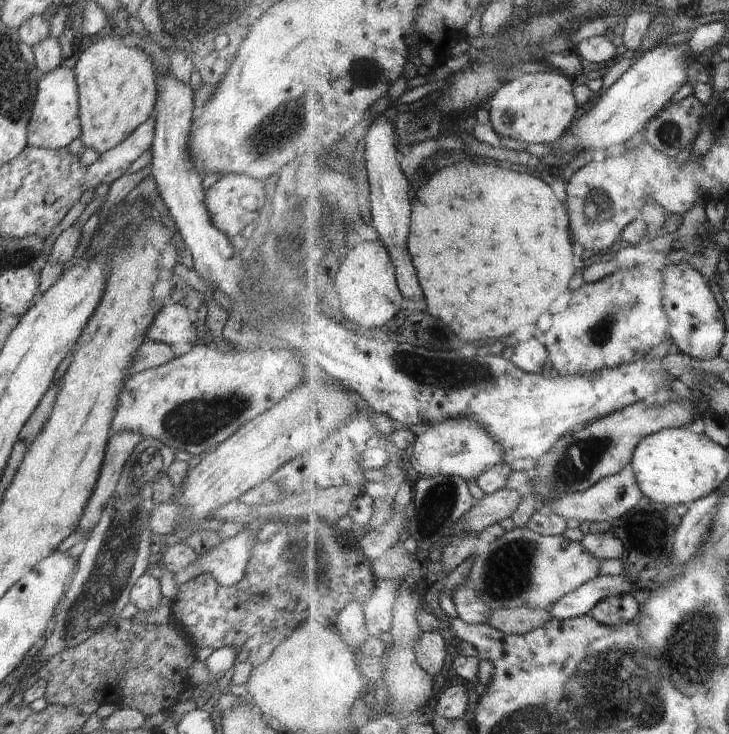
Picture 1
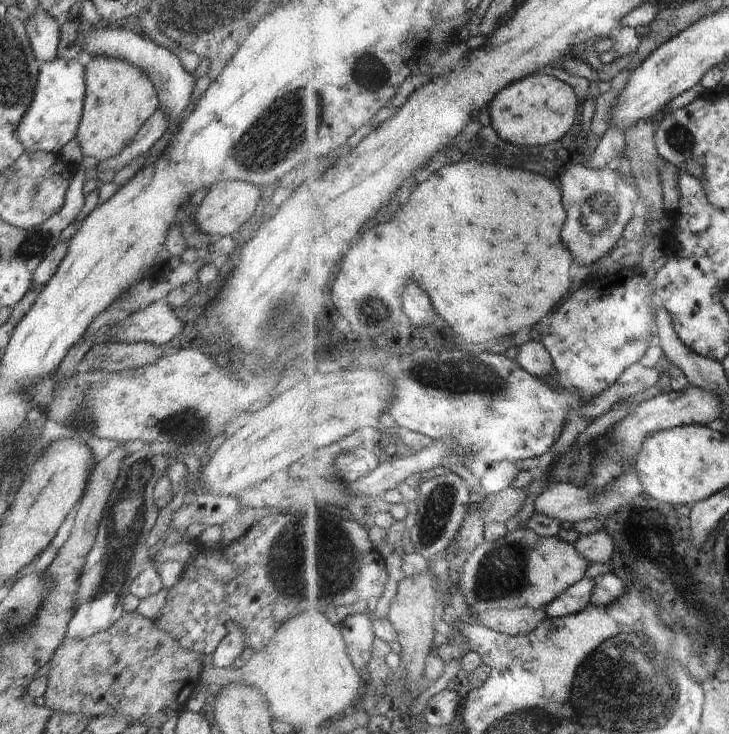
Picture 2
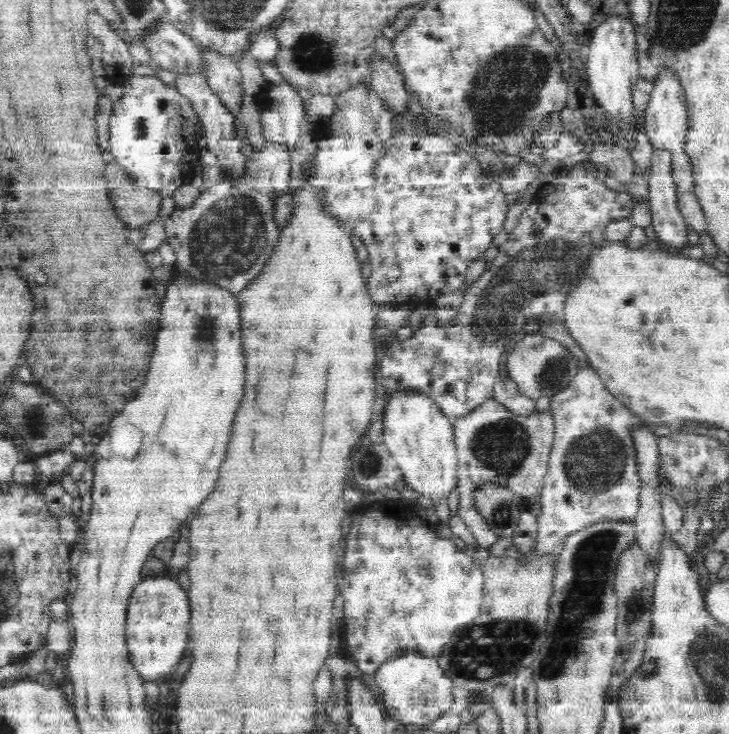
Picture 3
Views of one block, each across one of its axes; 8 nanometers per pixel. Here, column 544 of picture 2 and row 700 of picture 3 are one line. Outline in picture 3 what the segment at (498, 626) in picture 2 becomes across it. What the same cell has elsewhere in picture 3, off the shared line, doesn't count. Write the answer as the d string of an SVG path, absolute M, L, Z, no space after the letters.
M634 542L620 552L616 562L615 593L617 596L617 619L615 631L619 642L616 653L607 701L619 706L623 703L622 690L630 678L643 664L646 638L651 633L650 602L655 590L655 576L657 568L649 562L646 551Z

